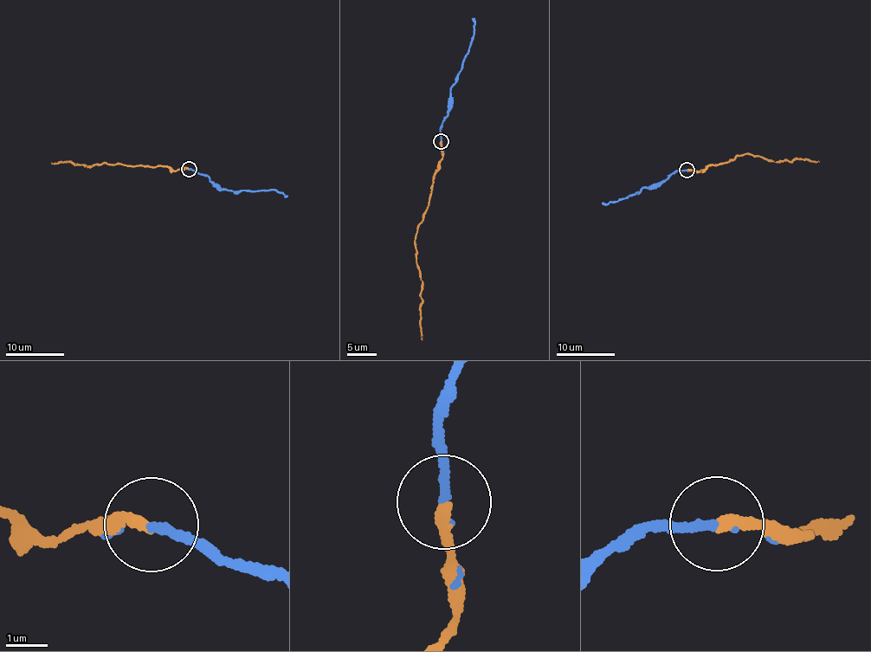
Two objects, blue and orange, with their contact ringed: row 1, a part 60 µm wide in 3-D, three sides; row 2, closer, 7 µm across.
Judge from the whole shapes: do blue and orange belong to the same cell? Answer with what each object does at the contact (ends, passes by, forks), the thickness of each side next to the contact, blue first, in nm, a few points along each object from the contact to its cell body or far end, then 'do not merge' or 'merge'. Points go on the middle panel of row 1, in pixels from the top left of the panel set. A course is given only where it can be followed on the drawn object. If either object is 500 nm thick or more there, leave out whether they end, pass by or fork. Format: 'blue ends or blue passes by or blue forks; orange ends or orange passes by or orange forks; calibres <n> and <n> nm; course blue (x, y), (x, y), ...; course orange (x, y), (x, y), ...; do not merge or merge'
blue passes by; orange ends; calibres 160 and 260 nm; course blue (441, 141), (440, 125), (445, 115), (450, 87), (458, 76), (474, 29), (472, 19); course orange (441, 141), (443, 153), (415, 242), (416, 261), (422, 280), (420, 311), (422, 340); merge

